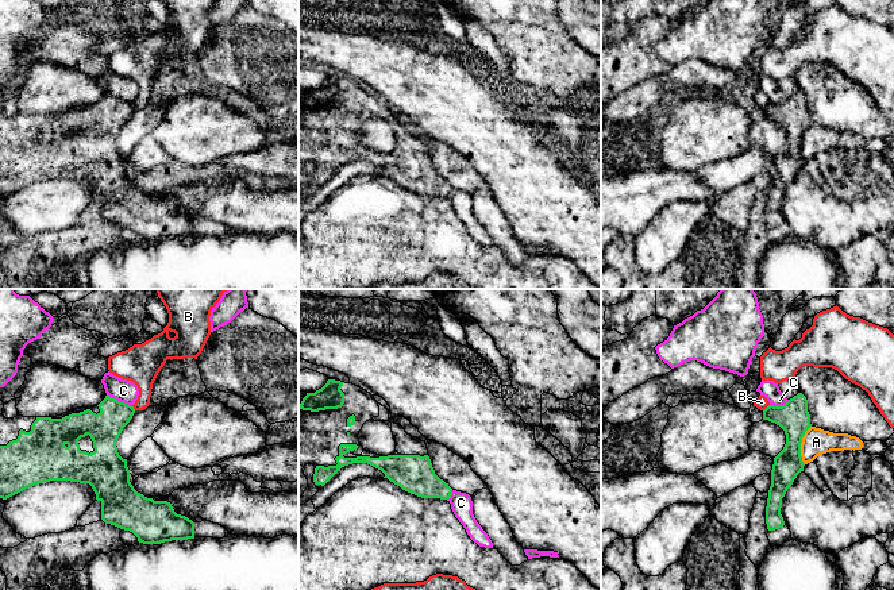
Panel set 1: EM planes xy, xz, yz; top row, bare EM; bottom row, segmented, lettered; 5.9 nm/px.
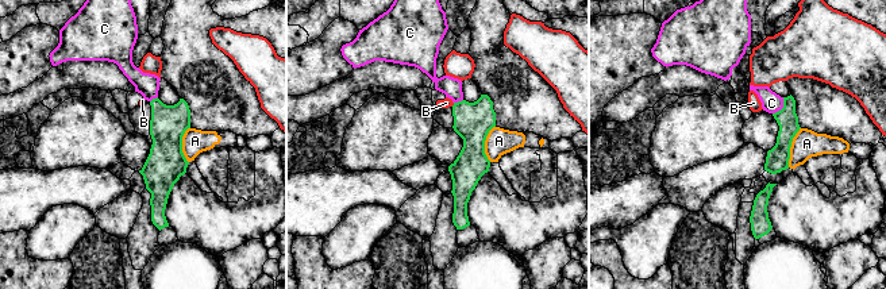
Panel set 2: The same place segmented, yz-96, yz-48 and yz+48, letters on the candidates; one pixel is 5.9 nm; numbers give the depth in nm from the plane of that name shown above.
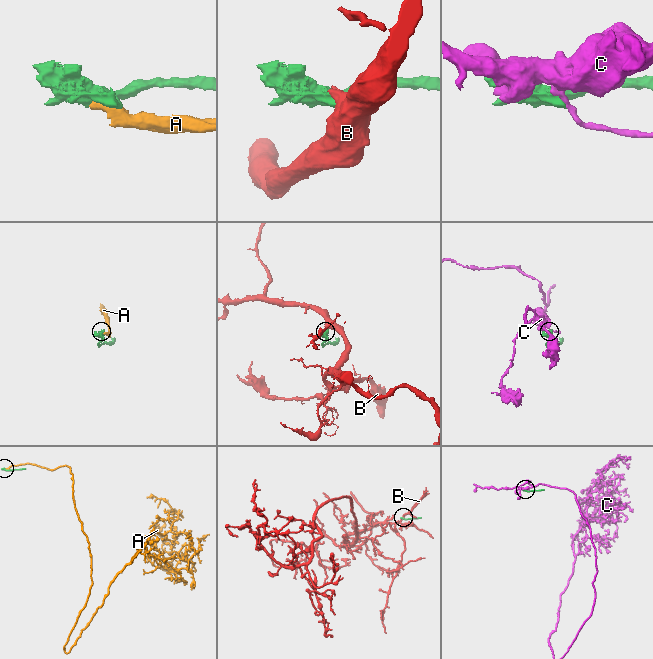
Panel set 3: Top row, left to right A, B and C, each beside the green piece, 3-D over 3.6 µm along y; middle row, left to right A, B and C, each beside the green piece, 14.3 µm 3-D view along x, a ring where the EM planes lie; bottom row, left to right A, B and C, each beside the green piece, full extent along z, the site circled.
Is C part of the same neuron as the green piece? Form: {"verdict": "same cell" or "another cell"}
{"verdict": "another cell"}

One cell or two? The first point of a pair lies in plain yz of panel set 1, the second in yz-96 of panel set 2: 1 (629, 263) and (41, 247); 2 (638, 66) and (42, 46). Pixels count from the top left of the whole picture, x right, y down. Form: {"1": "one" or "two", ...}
{"1": "two", "2": "one"}

